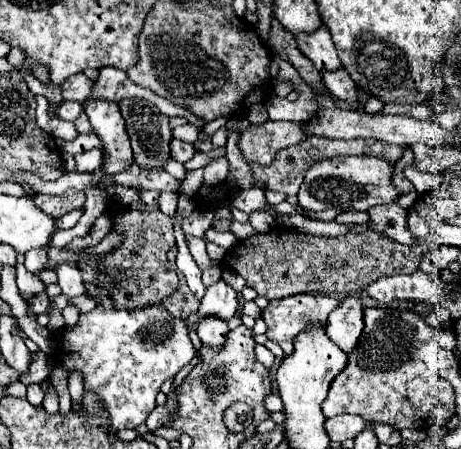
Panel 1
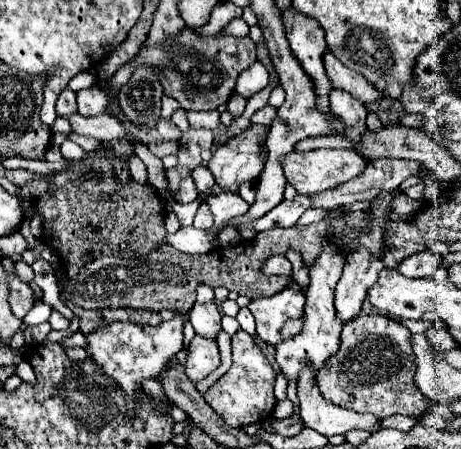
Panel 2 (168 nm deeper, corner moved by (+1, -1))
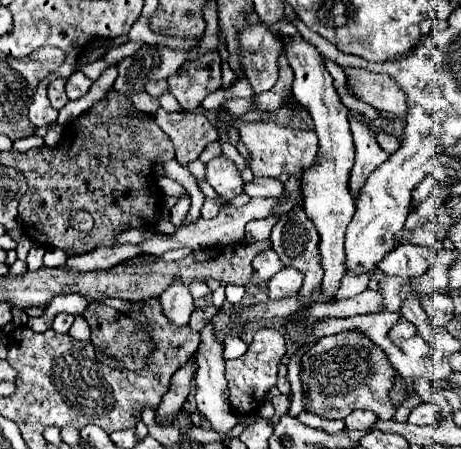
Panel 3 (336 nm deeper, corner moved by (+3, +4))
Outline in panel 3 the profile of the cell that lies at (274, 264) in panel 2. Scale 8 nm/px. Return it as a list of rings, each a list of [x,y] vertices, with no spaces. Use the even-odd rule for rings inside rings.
[[[263,250],[255,256],[253,260],[253,268],[255,268],[255,274],[263,280],[263,282],[269,282],[271,276],[275,272],[279,272],[283,268],[283,262],[279,260],[279,256],[275,254],[275,250]]]

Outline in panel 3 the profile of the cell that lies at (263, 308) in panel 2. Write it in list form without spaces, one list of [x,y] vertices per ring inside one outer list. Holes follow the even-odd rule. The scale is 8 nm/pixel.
[[[285,266],[283,270],[279,270],[267,284],[269,288],[269,298],[277,300],[283,296],[295,296],[299,292],[303,284],[303,274],[297,268],[289,268]]]

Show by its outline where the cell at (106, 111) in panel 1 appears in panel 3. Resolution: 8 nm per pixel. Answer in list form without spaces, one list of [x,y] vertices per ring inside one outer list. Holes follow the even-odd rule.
[[[73,72],[69,78],[67,78],[67,84],[65,84],[65,92],[69,96],[69,100],[77,100],[81,96],[85,96],[91,88],[91,80],[83,74],[83,72]]]

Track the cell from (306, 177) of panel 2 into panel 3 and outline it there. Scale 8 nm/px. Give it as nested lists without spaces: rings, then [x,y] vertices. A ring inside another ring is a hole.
[[[241,122],[239,126],[239,140],[249,150],[249,168],[255,176],[263,178],[277,178],[281,174],[295,174],[305,172],[317,158],[317,136],[311,130],[299,130],[281,126],[277,122]]]

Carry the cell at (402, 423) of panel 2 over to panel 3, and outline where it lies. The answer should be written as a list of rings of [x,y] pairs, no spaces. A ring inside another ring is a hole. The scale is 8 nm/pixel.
[[[421,402],[409,414],[409,422],[413,424],[435,424],[441,420],[441,408],[431,402]]]

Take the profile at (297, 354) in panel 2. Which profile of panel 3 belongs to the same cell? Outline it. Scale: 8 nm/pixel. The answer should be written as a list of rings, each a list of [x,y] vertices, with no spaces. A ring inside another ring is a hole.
[[[295,36],[293,42],[287,48],[287,58],[293,68],[295,80],[293,80],[293,98],[305,106],[315,122],[315,132],[319,136],[319,164],[315,168],[309,168],[303,172],[303,208],[307,216],[313,220],[313,224],[319,230],[321,236],[321,260],[323,260],[323,296],[325,300],[331,298],[331,294],[339,288],[339,282],[343,278],[343,260],[345,260],[345,230],[353,218],[355,212],[355,200],[349,192],[349,172],[353,164],[353,138],[349,130],[347,120],[347,108],[343,106],[335,86],[333,78],[323,66],[323,56],[315,50],[313,44],[303,40],[301,36]]]

